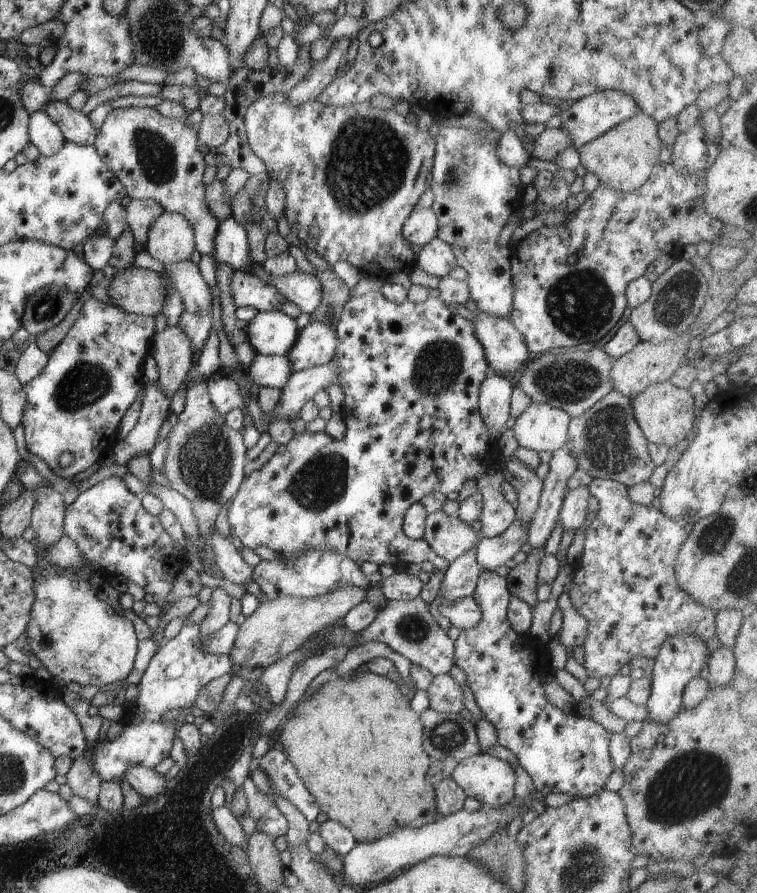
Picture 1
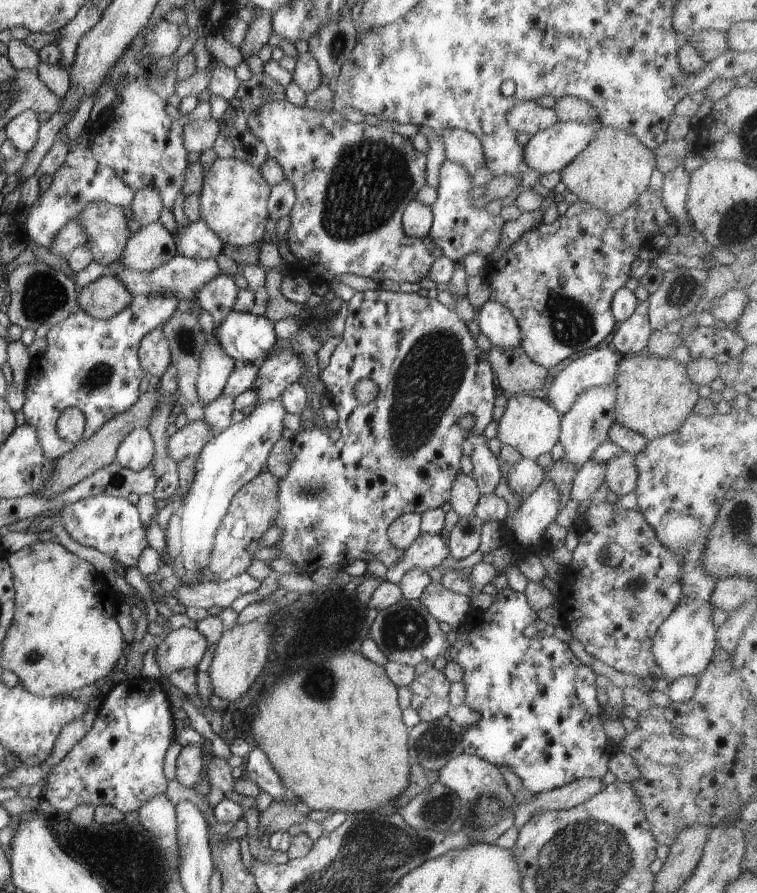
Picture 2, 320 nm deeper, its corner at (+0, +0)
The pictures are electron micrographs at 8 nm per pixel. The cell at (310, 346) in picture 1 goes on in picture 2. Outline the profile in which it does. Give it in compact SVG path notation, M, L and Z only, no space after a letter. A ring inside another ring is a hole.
M283 350L258 363L258 374L250 389L257 392L259 403L278 399L282 391L303 375L303 364L296 353Z

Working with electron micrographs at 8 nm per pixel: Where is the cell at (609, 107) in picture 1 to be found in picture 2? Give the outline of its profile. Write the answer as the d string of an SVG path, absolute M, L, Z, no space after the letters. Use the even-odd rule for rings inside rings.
M558 121L550 128L537 132L530 137L529 142L522 146L525 169L532 169L543 177L550 173L560 173L561 170L576 158L594 140L596 131L602 127L596 121Z

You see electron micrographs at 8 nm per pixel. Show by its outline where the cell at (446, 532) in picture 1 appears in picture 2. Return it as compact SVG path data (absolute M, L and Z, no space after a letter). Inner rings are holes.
M420 533L416 540L404 549L401 559L387 568L384 580L399 584L401 578L414 569L425 571L436 568L449 556L449 546L441 535Z

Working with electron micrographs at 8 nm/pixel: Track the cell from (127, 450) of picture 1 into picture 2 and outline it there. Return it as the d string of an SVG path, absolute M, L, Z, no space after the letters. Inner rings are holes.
M139 428L122 441L115 454L114 463L138 472L151 464L154 453L155 444L151 432L147 428Z

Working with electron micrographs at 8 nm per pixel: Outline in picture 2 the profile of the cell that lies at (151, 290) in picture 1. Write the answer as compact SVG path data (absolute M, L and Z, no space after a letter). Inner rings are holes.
M102 275L88 286L82 287L76 302L79 310L87 312L98 320L111 319L117 312L123 311L133 299L133 294L122 284L121 280L112 275Z

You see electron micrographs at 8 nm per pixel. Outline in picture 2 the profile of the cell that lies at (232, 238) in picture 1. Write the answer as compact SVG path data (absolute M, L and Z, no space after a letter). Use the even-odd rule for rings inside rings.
M202 219L178 227L174 238L180 254L193 259L214 259L225 247L220 237Z

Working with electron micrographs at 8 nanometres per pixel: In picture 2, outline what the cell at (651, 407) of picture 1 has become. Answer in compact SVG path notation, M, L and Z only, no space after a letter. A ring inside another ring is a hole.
M642 354L623 355L617 375L615 420L622 426L645 436L647 440L674 432L700 400L701 388L695 385L687 371L687 364L676 359Z

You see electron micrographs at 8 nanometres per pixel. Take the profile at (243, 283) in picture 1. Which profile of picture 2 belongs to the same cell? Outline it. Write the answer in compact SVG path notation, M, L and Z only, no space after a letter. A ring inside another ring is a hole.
M222 274L210 279L202 288L197 290L194 304L198 304L200 308L212 315L214 320L214 334L215 328L222 324L223 318L232 310L232 306L234 306L234 303L236 302L239 290L238 286L234 283L234 278Z

